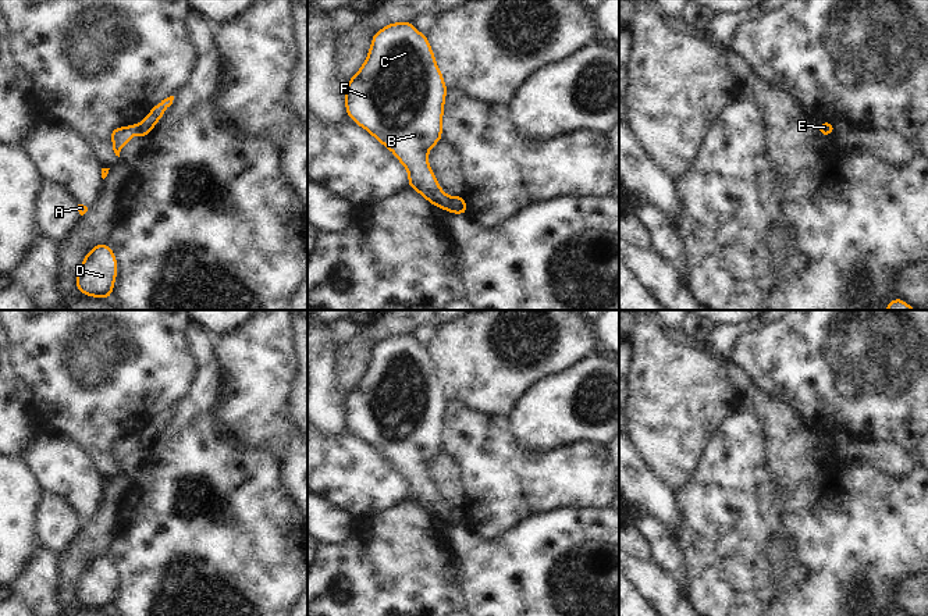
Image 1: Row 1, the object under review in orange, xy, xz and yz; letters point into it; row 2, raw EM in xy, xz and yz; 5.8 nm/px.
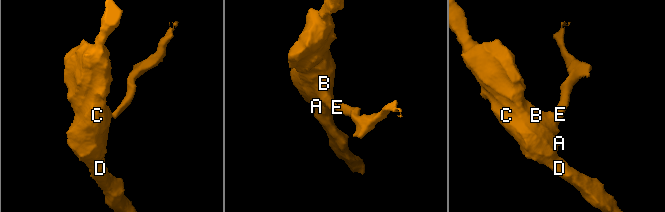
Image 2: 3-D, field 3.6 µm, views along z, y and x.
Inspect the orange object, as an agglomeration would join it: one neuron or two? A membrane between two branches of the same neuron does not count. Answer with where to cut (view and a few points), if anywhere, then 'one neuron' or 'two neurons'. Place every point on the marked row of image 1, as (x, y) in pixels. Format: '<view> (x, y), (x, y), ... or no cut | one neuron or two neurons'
xz (451, 198), (447, 210) | two neurons

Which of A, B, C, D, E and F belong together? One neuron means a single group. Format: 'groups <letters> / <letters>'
groups A B C D F / E

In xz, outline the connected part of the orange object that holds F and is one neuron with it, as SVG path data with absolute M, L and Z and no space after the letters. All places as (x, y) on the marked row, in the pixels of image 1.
M410 21L391 22L376 31L362 67L345 83L346 115L394 153L408 172L410 189L448 211L451 196L441 189L429 164L430 150L442 140L447 93L429 36L419 32Z

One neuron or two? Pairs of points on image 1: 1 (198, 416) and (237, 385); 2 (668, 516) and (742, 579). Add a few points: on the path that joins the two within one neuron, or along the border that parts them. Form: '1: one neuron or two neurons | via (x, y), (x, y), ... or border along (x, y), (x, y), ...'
1: two neurons | border along (224, 370), (216, 417), (231, 431)
2: two neurons | border along (676, 492), (679, 524), (672, 533)

